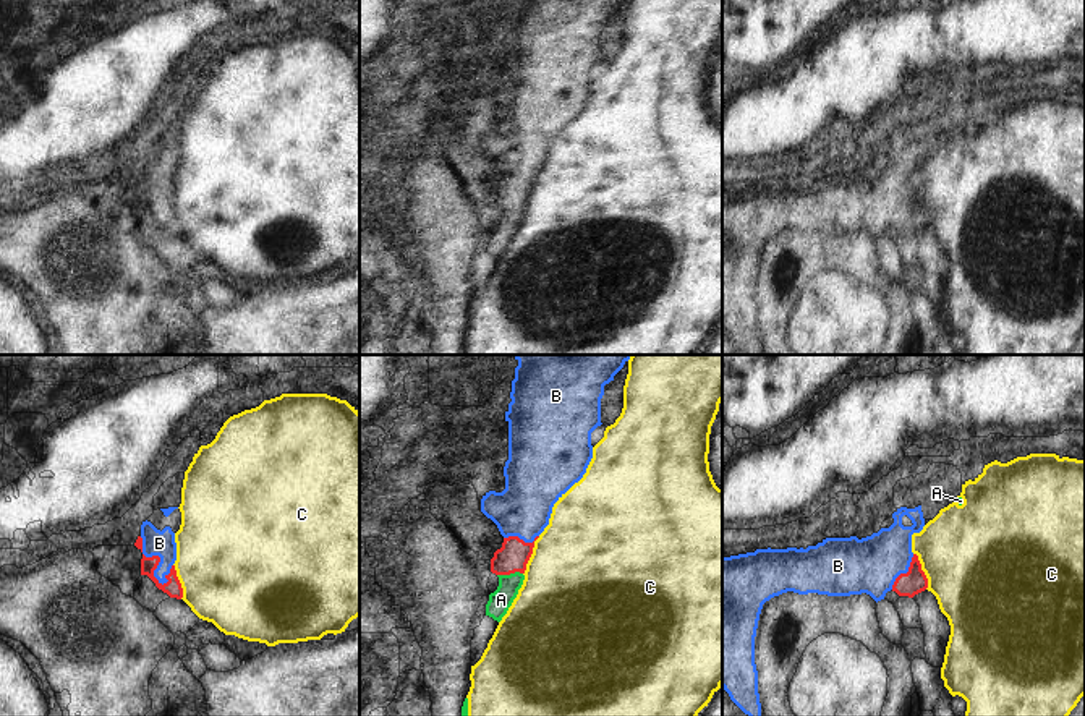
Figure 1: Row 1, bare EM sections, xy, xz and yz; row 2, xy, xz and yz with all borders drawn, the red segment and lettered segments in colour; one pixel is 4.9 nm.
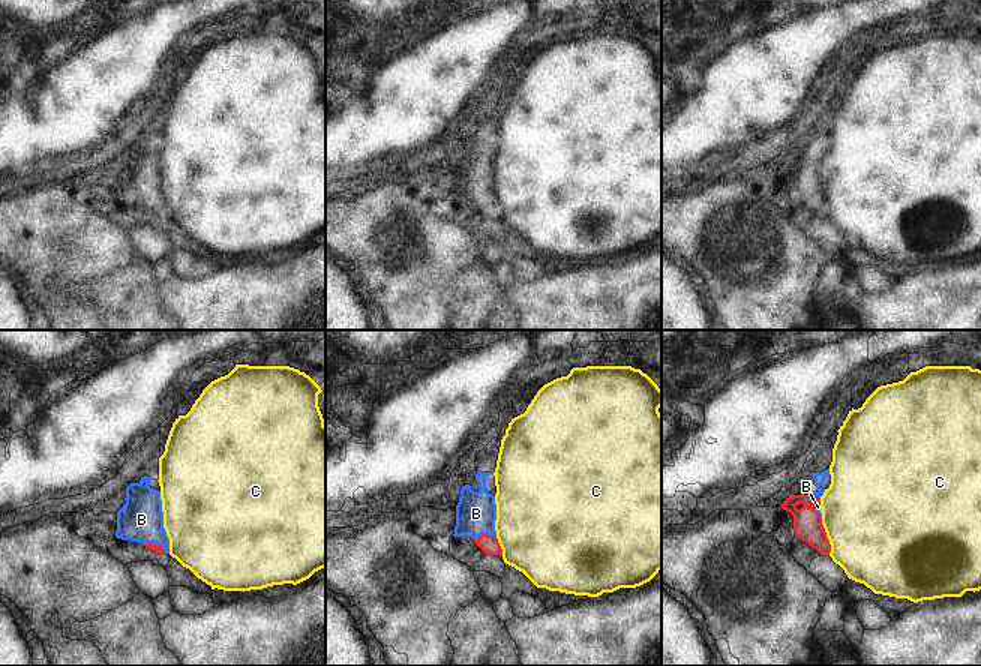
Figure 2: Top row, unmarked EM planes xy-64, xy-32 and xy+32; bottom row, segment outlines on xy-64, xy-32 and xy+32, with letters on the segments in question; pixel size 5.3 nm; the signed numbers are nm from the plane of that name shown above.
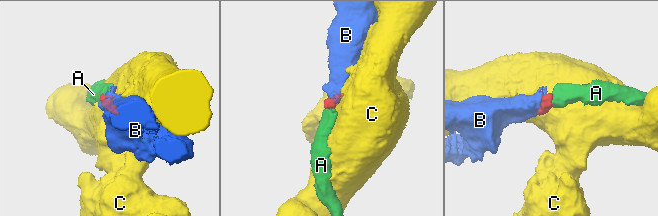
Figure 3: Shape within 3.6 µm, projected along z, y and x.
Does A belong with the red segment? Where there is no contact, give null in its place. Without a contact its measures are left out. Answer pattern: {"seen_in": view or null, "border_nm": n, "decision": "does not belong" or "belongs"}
{"seen_in": "xz", "border_nm": 130, "decision": "belongs"}

